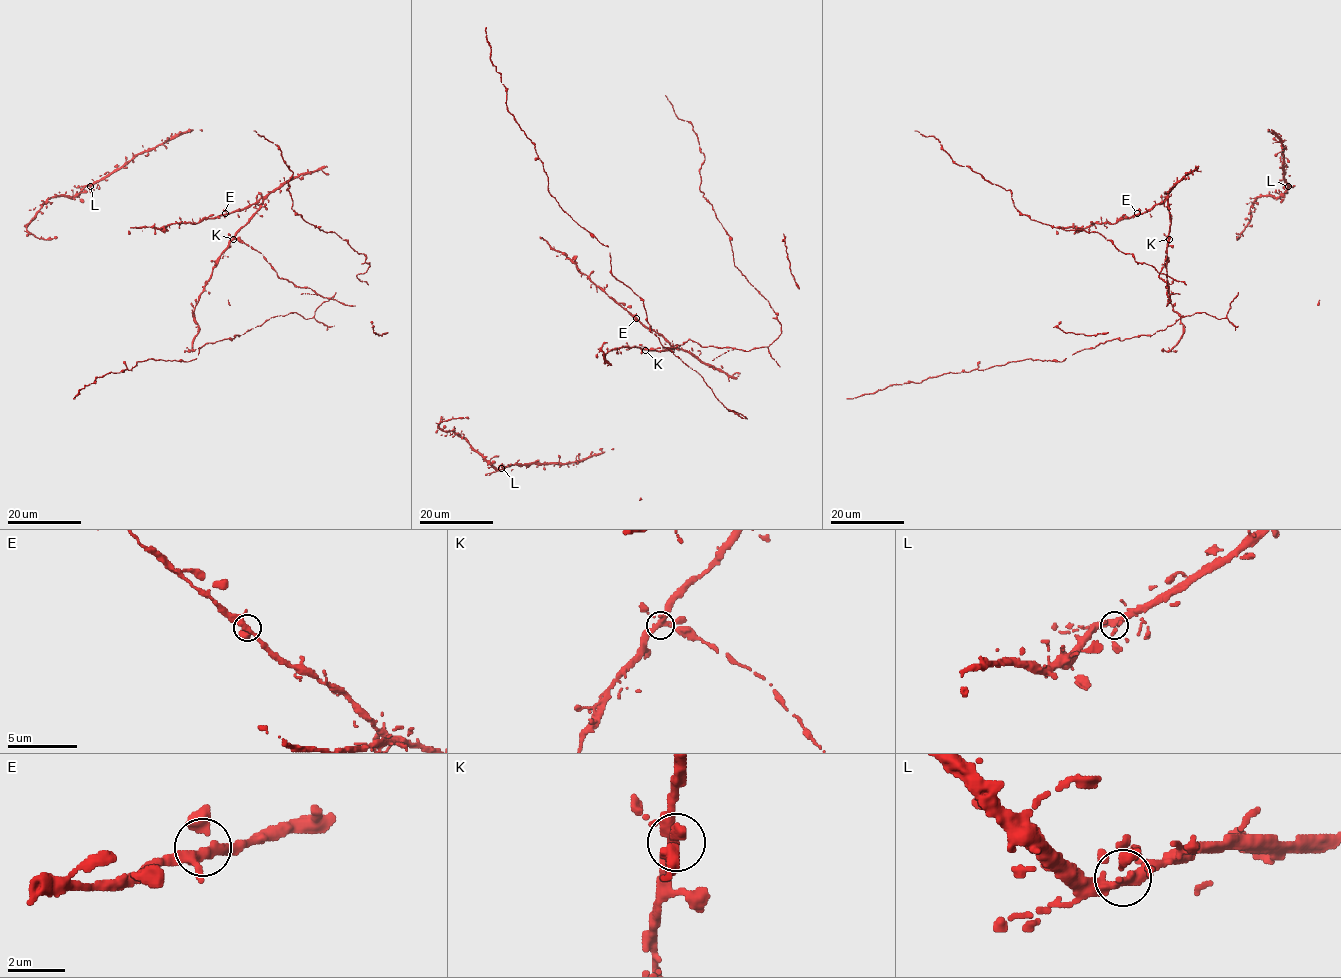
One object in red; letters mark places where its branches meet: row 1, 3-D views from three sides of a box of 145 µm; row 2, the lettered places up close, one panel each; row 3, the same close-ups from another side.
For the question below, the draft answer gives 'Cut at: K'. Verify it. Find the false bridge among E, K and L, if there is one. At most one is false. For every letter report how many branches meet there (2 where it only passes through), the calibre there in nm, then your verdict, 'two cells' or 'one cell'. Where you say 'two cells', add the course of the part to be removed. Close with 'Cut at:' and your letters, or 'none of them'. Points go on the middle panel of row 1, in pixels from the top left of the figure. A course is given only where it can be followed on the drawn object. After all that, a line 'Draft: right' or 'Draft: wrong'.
E: 4 branches meet; 320 nm thick; one cell
K: 4 branches meet; 320 nm thick; two cells; foreign part runs (644, 349), (670, 347), (691, 339), (702, 347), (746, 351), (766, 347)
L: 4 branches meet; 300 nm thick; one cell
Cut at: K
Draft: right

